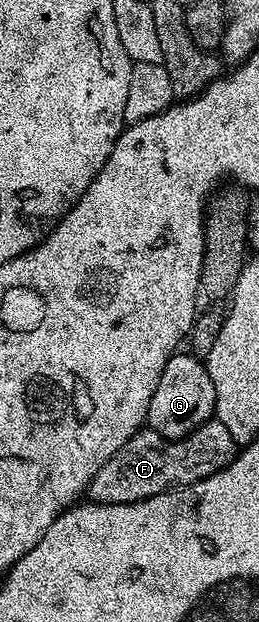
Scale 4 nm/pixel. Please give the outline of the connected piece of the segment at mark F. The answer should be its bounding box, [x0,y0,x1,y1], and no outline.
[88,417,239,505]

